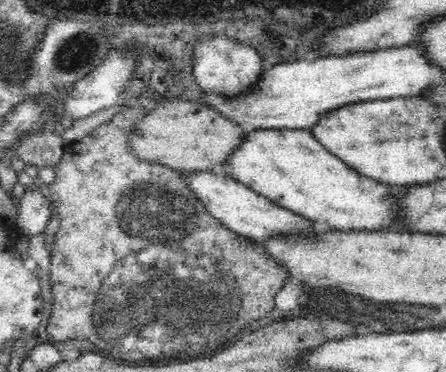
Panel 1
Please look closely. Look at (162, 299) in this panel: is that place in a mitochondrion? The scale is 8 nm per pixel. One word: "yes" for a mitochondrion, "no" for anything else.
yes

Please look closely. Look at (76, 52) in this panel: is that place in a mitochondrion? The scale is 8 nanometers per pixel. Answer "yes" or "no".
yes

